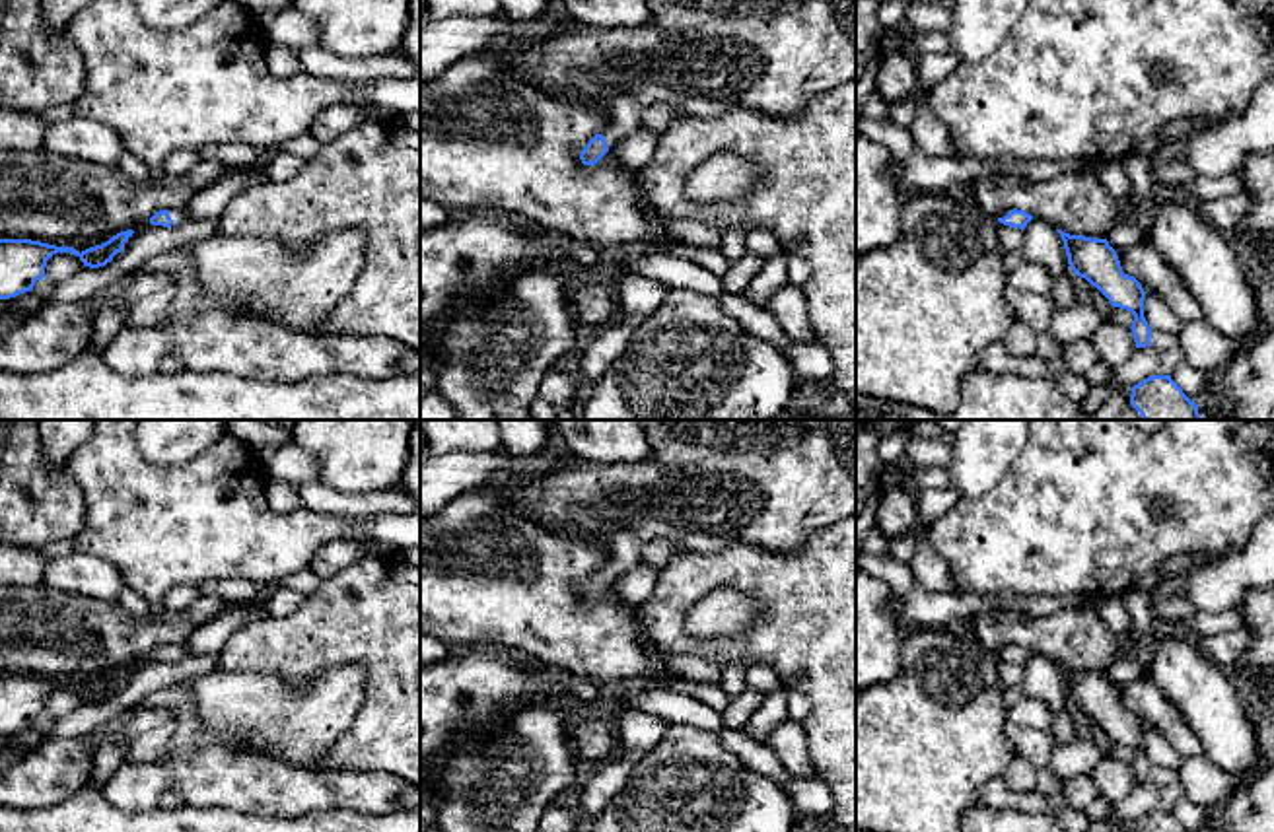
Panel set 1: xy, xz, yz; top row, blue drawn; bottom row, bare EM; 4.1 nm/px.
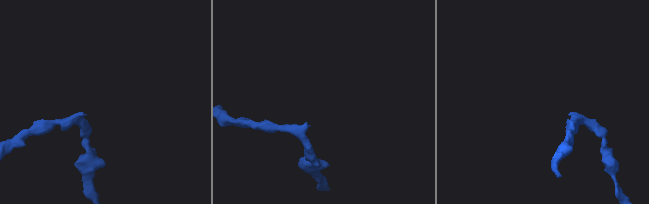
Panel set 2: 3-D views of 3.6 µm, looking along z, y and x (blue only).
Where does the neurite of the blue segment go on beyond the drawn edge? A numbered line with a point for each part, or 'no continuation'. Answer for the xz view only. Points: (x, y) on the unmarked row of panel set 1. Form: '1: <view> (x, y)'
1: xz (625, 547)

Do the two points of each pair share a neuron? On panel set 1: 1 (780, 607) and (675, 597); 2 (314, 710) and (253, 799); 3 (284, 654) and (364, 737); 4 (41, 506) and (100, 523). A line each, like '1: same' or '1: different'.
1: same
2: different
3: same
4: different

